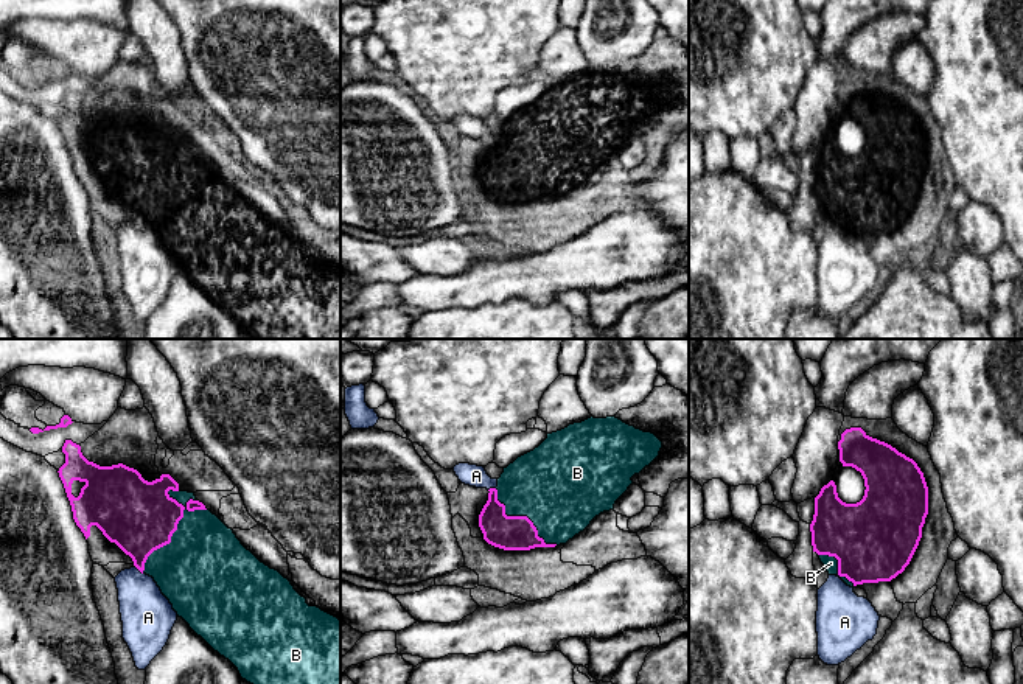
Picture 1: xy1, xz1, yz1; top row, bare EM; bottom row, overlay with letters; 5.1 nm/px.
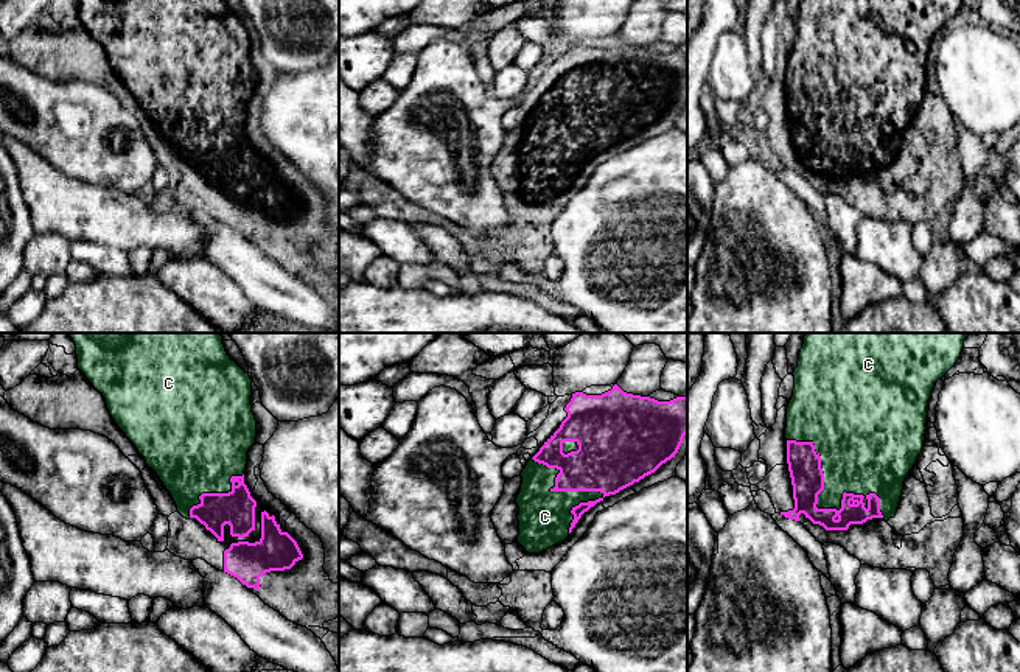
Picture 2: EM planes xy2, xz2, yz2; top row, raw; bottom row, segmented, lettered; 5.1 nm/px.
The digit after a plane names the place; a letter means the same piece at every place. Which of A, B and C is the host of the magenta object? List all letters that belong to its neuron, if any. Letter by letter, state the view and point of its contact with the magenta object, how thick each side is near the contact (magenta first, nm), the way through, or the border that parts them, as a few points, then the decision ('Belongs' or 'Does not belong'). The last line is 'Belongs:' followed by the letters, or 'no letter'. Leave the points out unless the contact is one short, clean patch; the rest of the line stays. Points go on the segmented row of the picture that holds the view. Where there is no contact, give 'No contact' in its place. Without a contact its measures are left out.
A: Touches magenta at xy1 (139, 569). Thickness 340 nm (magenta) against 260 nm. Boundary: xy1 (136, 566), (142, 574). Does not belong
B: Touches magenta at xy1 (171, 535). Thickness 380 nm (magenta) against 460 nm. Belongs
C: Touches magenta at yz2 (820, 509). Thickness 170 nm (magenta) against 240 nm. Belongs
Belongs: B, C

